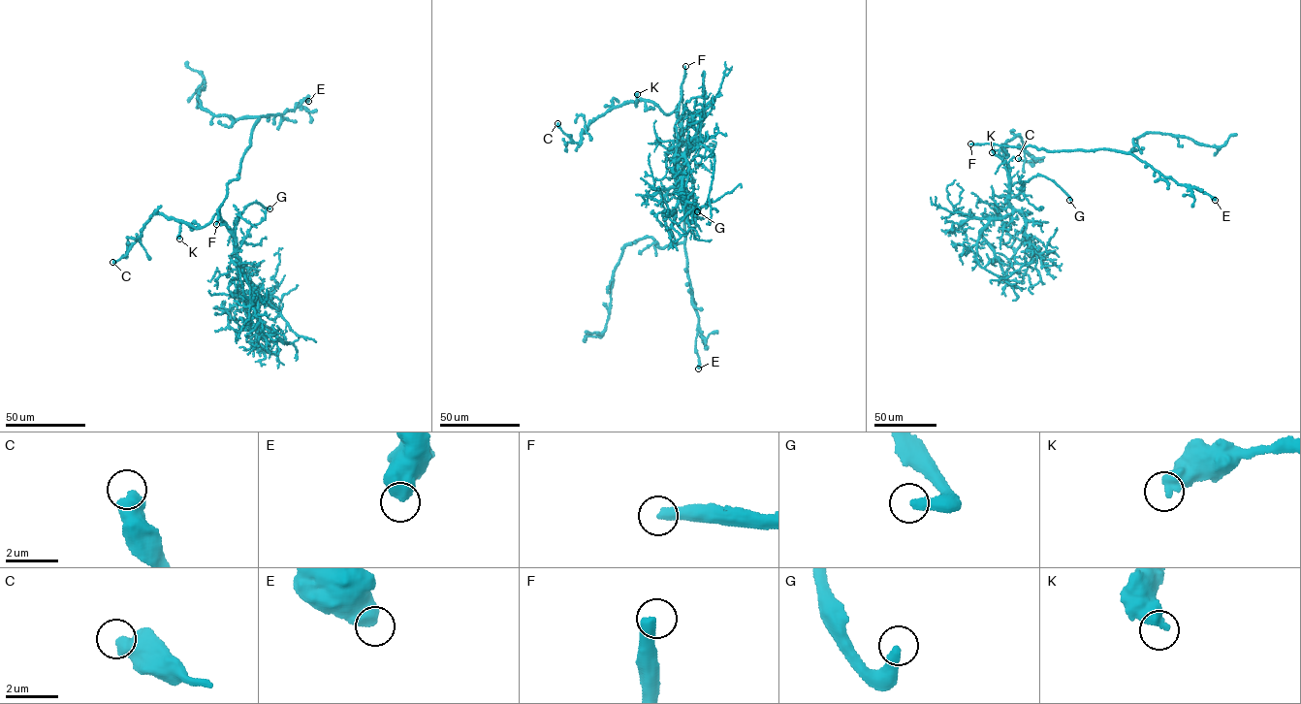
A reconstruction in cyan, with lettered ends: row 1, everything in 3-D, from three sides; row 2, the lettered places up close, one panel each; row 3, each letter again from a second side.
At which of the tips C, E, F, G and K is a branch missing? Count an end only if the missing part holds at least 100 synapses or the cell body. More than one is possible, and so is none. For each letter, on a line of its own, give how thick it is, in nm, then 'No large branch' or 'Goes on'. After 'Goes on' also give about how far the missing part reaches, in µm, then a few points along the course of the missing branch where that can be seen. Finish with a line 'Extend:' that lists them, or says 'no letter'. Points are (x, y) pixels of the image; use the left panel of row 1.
C: Thickness 600 nm. No large branch
E: Thickness 750 nm. No large branch
F: Thickness 440 nm. Goes on. Missing length about 250 µm. Course of what is missing: (216, 224), (195, 276), (197, 312), (187, 319), (146, 323), (84, 308), (12, 338)
G: Thickness 400 nm. Goes on. Missing length about 50 µm. Course of what is missing: (269, 208), (296, 210), (333, 219)
K: Thickness 550 nm. No large branch
Extend: F, G

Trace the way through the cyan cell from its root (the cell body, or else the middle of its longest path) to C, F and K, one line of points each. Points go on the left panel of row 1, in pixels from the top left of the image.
C: (230, 181), (224, 202), (208, 223), (194, 228), (156, 212), (127, 252), (112, 262)
F: (230, 181), (217, 212), (216, 224)
K: (230, 181), (227, 195), (213, 218), (197, 228), (180, 221), (179, 239)

